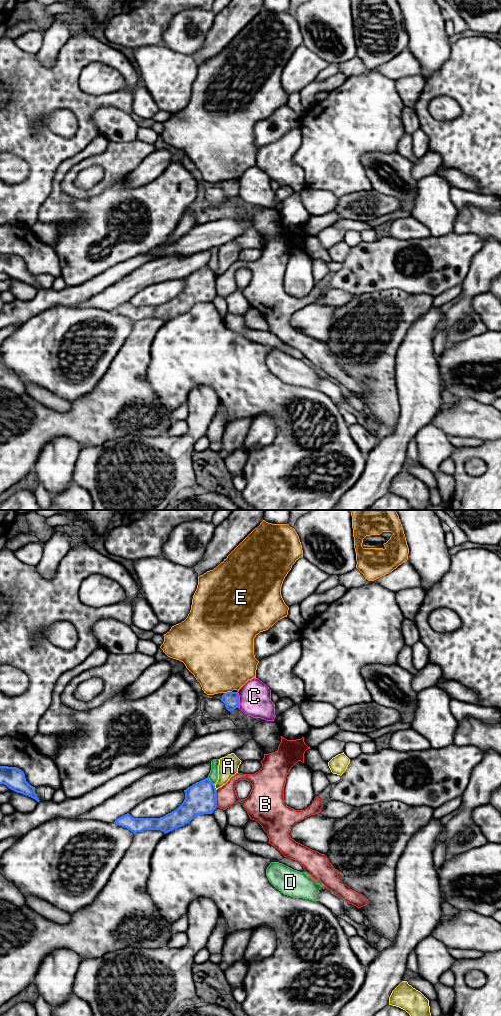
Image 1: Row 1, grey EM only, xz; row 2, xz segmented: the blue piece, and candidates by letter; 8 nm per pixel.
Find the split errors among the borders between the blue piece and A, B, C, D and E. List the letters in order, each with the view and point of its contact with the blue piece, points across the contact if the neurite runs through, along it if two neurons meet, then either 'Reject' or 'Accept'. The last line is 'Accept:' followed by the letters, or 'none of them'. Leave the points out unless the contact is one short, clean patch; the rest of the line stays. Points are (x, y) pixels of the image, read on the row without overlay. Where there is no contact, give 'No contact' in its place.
A: Touches blue at xz (214, 275). Boundary: xz (213, 272), (216, 277). Reject
B: Touches blue at xz (215, 286). Reject
C: Touches blue at xz (238, 188). Boundary: xz (236, 180), (239, 195). Reject
D: Touches blue at xz (210, 269). Reject
E: Touches blue at xz (227, 180). Boundary: xz (231, 179), (224, 181). Reject
Accept: none of them

